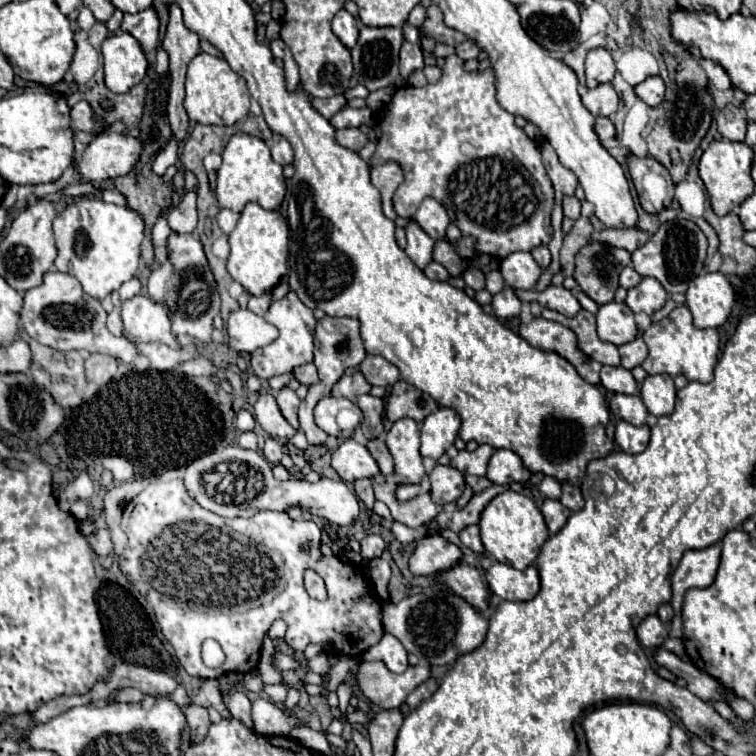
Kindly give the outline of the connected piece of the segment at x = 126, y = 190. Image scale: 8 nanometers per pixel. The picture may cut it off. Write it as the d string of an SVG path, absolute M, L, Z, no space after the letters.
M131 170L125 176L119 176L113 180L115 188L127 198L127 204L131 210L139 212L145 220L145 240L141 246L141 256L147 266L155 260L155 246L151 238L151 230L161 214L163 208L171 206L171 188L159 180L159 176L151 172L143 172L149 180L139 180L137 172Z

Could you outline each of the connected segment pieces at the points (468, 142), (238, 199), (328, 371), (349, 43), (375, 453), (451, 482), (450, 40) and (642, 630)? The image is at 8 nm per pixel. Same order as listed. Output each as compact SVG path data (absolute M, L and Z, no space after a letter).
M455 54L445 60L445 74L439 82L423 88L401 86L391 96L389 104L379 112L381 138L369 166L397 162L405 174L405 182L393 196L393 206L399 216L413 218L421 200L431 196L445 206L453 224L463 236L475 238L477 254L505 258L511 252L547 246L551 240L551 210L553 186L541 166L541 152L533 140L515 126L513 114L503 110L495 100L495 78L491 68L483 74L465 72L463 60Z
M235 134L227 142L223 150L223 164L217 172L217 200L221 208L229 208L233 212L241 212L245 204L257 202L265 210L279 210L283 198L285 198L285 176L283 168L273 162L271 152L267 144L261 138L249 136L249 134Z
M325 316L317 322L317 332L315 332L315 338L317 338L317 346L315 346L315 366L319 370L319 378L321 382L319 384L313 384L309 386L309 394L305 398L305 402L301 402L299 406L299 422L301 422L301 430L307 434L307 440L309 444L315 444L315 446L325 446L325 440L327 440L327 434L315 424L313 420L313 408L315 404L333 388L333 384L343 376L343 372L347 368L357 368L363 358L367 356L365 348L363 348L363 342L361 342L361 334L359 334L359 322L355 322L355 318L337 318L337 316Z
M345 8L339 10L333 18L333 32L335 36L347 46L347 48L353 48L357 38L359 38L359 30L357 30L357 20L355 16L351 16Z
M373 438L373 440L369 440L369 442L367 442L367 450L369 450L371 456L375 458L375 462L379 464L381 474L391 476L391 474L393 474L393 458L391 458L391 454L389 454L389 450L387 450L383 438Z
M437 464L429 474L429 482L431 482L431 498L435 504L455 502L465 488L463 474L453 466Z
M431 4L427 8L427 18L425 18L425 22L423 22L423 26L419 30L421 30L421 46L427 52L433 52L435 44L455 46L455 44L467 40L463 34L459 34L457 30L447 28L443 24L443 12L435 4Z
M657 614L645 616L639 622L639 626L637 626L637 638L647 648L659 648L663 644L663 640L667 638L667 630L661 624L661 620L659 620Z

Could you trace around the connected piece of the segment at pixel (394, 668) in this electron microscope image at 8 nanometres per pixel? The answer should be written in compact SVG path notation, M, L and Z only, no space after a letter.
M385 634L375 646L371 646L363 654L363 660L379 660L391 672L403 672L409 666L407 664L407 650L393 634Z

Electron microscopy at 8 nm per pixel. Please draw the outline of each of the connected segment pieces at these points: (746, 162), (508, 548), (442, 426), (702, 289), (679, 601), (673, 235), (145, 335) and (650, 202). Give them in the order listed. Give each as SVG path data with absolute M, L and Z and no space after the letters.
M715 140L709 144L709 148L703 152L699 160L699 176L705 184L711 208L717 216L725 216L739 208L739 204L753 194L755 182L751 178L751 166L753 166L753 150L743 142L731 142L731 140Z
M513 490L497 494L485 506L479 520L479 528L481 528L481 540L485 550L491 556L495 556L499 562L511 564L517 570L531 566L537 560L543 542L549 538L549 530L545 526L543 514L535 506L535 502L529 496L517 494Z
M439 408L421 422L421 456L437 460L457 438L461 420L455 410Z
M721 272L703 274L703 276L695 278L695 282L691 282L685 296L687 296L687 308L693 314L693 326L695 328L719 328L719 326L723 326L725 320L729 318L733 302L735 302L733 286L729 284L729 280Z
M713 544L703 550L689 550L681 558L681 562L671 578L671 588L673 588L671 606L673 606L675 616L671 623L669 637L683 637L681 612L685 592L689 588L711 586L711 582L715 580L717 568L719 568L719 558L721 558L721 544Z
M671 220L661 224L661 228L649 238L649 242L633 252L633 268L641 276L653 276L669 294L685 292L689 282L703 272L707 252L707 238L691 220Z
M135 296L121 302L123 334L135 342L163 342L173 348L179 344L171 332L171 320L163 304L153 302L149 296Z
M629 156L627 164L643 210L649 214L657 214L667 208L673 198L673 182L667 168L649 156Z

